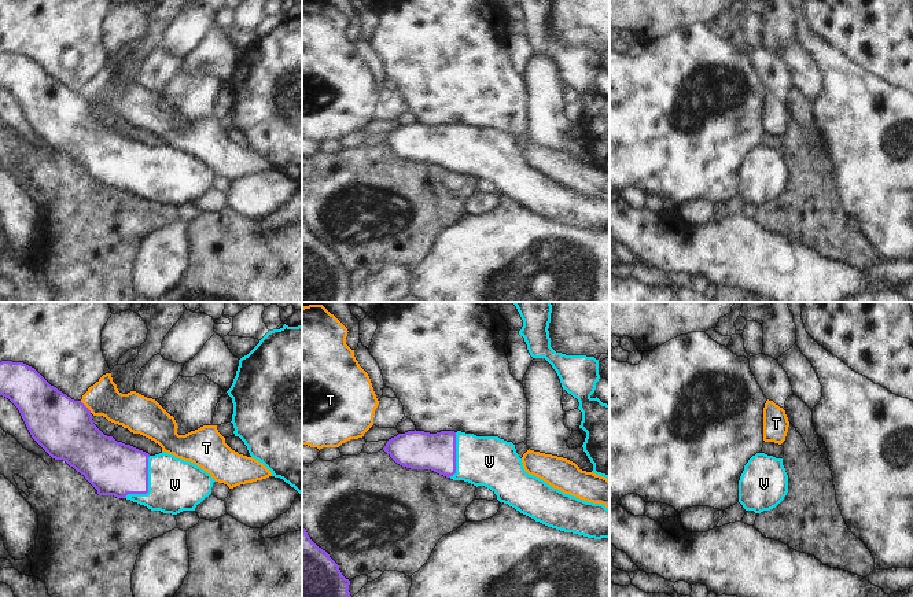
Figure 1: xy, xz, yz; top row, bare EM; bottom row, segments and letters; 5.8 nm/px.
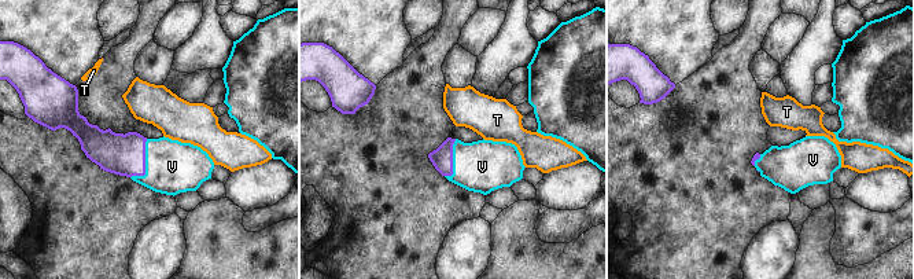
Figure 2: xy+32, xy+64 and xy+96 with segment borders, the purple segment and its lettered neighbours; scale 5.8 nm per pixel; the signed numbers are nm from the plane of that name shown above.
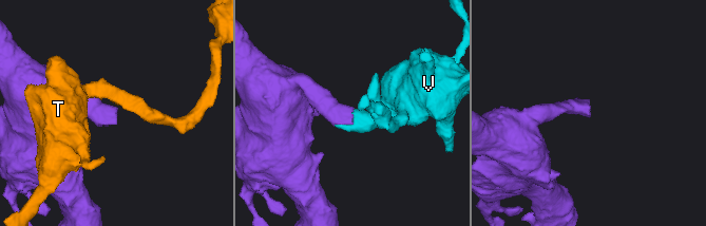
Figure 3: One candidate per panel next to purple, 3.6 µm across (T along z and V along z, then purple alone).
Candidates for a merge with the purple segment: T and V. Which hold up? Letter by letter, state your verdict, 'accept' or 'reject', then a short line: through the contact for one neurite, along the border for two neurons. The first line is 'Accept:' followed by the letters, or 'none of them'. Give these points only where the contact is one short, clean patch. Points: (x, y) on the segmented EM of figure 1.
Accept: V
T: reject
V: accept; line xy (113, 468), (136, 475), (147, 486), (175, 485)

